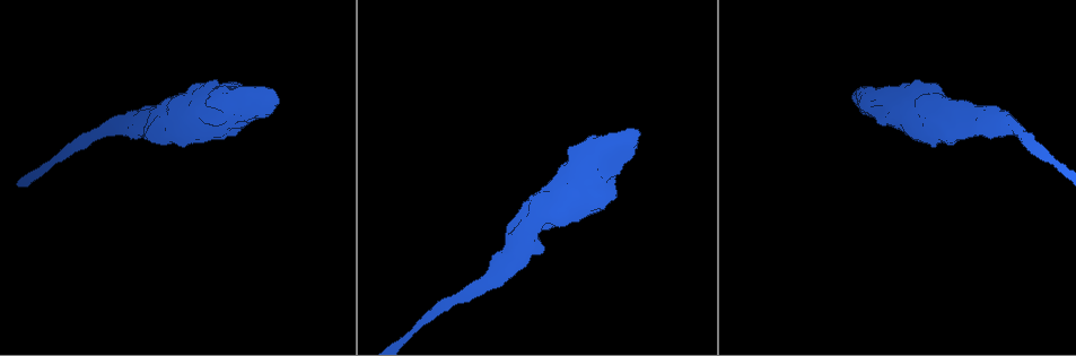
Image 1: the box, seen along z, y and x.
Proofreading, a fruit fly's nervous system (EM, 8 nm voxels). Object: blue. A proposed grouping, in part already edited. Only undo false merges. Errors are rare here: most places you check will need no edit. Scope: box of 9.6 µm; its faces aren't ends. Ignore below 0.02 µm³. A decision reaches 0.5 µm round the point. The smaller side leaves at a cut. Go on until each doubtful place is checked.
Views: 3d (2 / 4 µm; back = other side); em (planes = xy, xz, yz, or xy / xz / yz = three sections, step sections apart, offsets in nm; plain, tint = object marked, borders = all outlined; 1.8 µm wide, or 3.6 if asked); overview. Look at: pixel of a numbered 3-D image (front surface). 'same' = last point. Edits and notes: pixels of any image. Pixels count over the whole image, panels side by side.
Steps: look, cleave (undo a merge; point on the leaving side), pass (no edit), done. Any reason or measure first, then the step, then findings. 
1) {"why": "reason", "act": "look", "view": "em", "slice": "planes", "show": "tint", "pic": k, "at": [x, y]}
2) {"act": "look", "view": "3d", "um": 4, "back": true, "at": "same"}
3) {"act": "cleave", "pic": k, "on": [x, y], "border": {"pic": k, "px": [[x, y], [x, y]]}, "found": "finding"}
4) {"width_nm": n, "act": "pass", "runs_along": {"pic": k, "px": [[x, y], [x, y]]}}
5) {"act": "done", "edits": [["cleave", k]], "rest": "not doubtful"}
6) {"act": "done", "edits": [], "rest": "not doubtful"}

{"why": "thick turns thin", "act": "look", "view": "3d", "um": 4, "pic": 1, "at": [175, 119]}

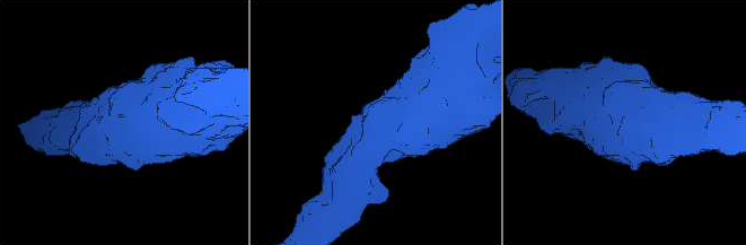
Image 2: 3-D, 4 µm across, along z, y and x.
{"why": "now the EM", "act": "look", "view": "em", "um": 3.6, "slice": "planes", "show": "tint", "pic": 2, "at": [642, 124]}

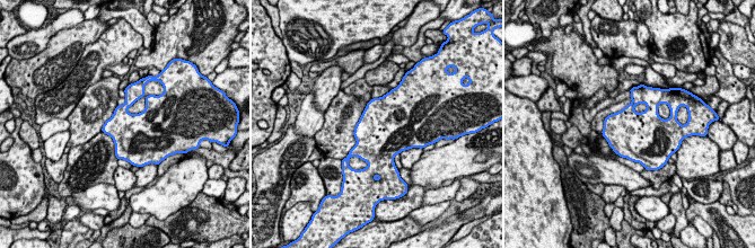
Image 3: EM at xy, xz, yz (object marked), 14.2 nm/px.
{"width_nm": 550, "act": "pass", "found": "one neuron here"}

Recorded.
{"why": "sharp bend", "act": "look", "view": "em", "um": 3.6, "slice": "xy", "step": 8, "show": "tint", "pic": 1, "at": [255, 101]}

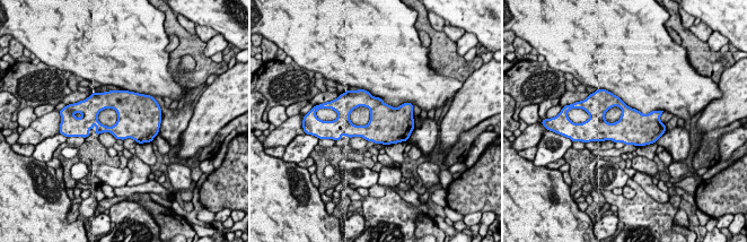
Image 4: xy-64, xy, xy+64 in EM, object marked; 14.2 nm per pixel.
{"why": "another direction", "act": "look", "view": "em", "um": 3.6, "slice": "planes", "show": "tint", "at": "same"}

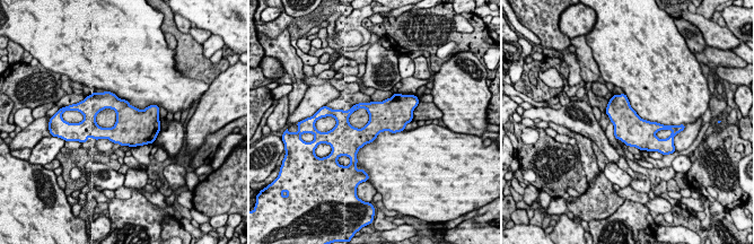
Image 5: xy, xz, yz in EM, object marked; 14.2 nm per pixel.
{"act": "pass", "found": "all the same neuron"}

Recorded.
{"why": "touches itself", "act": "look", "view": "3d", "um": 4, "back": true, "pic": 1, "at": [971, 127]}

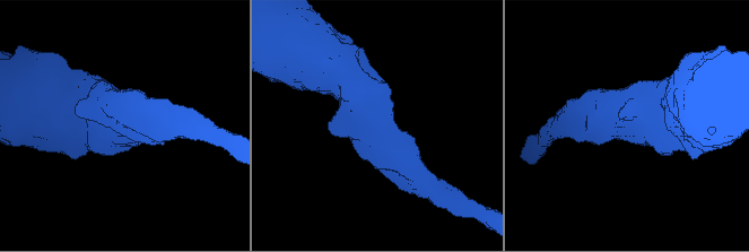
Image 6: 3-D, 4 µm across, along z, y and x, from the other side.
{"arms": 3, "arm_widths_nm": [280, 500, 700], "act": "look", "view": "em", "um": 3.6, "slice": "xz", "step": 4, "show": "borders", "pic": 6, "at": [122, 124]}

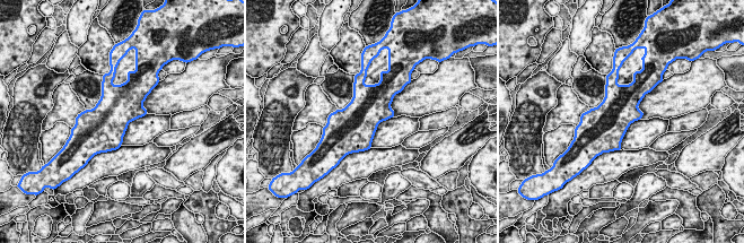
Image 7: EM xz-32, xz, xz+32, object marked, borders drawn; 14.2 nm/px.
{"act": "pass", "found": "continuous, no second neuron"}

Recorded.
{"act": "look", "view": "em", "um": 3.6, "slice": "xz", "step": 8, "show": "tint", "pic": 1, "at": [601, 169]}

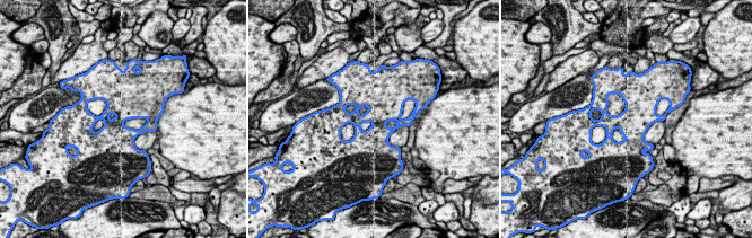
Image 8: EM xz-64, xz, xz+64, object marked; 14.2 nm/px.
{"act": "pass", "found": "continuous, no second neuron"}

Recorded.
{"act": "done", "edits": [], "rest": "not doubtful"}

